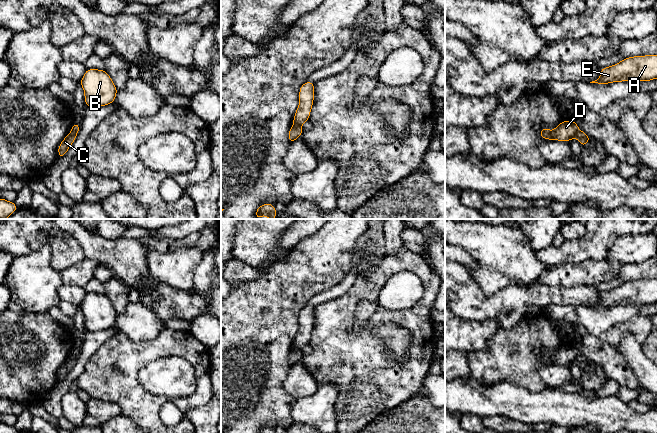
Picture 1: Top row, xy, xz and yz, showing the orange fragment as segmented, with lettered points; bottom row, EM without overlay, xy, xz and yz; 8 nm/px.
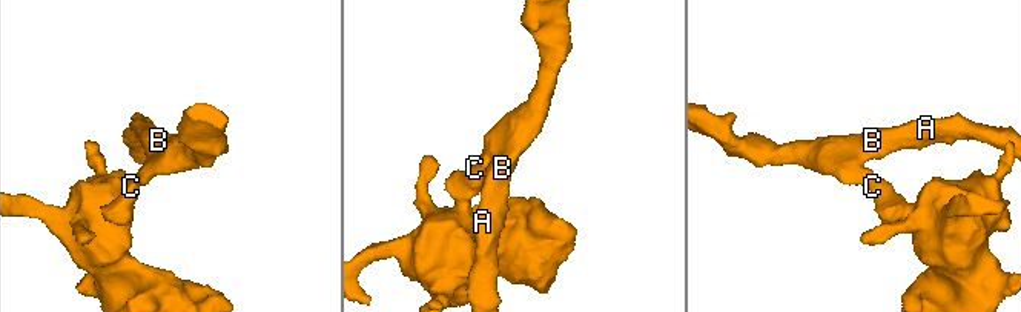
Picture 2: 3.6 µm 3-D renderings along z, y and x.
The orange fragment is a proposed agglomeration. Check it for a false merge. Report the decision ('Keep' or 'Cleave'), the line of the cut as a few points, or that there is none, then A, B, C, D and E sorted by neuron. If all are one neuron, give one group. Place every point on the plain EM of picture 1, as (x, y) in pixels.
Cleave. Split along xz (293, 345), (300, 350). Groups: A B D E / C

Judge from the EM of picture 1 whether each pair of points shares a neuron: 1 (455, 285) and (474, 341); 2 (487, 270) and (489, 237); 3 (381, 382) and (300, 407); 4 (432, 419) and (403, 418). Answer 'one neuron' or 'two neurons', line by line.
1: two neurons
2: one neuron
3: two neurons
4: one neuron

